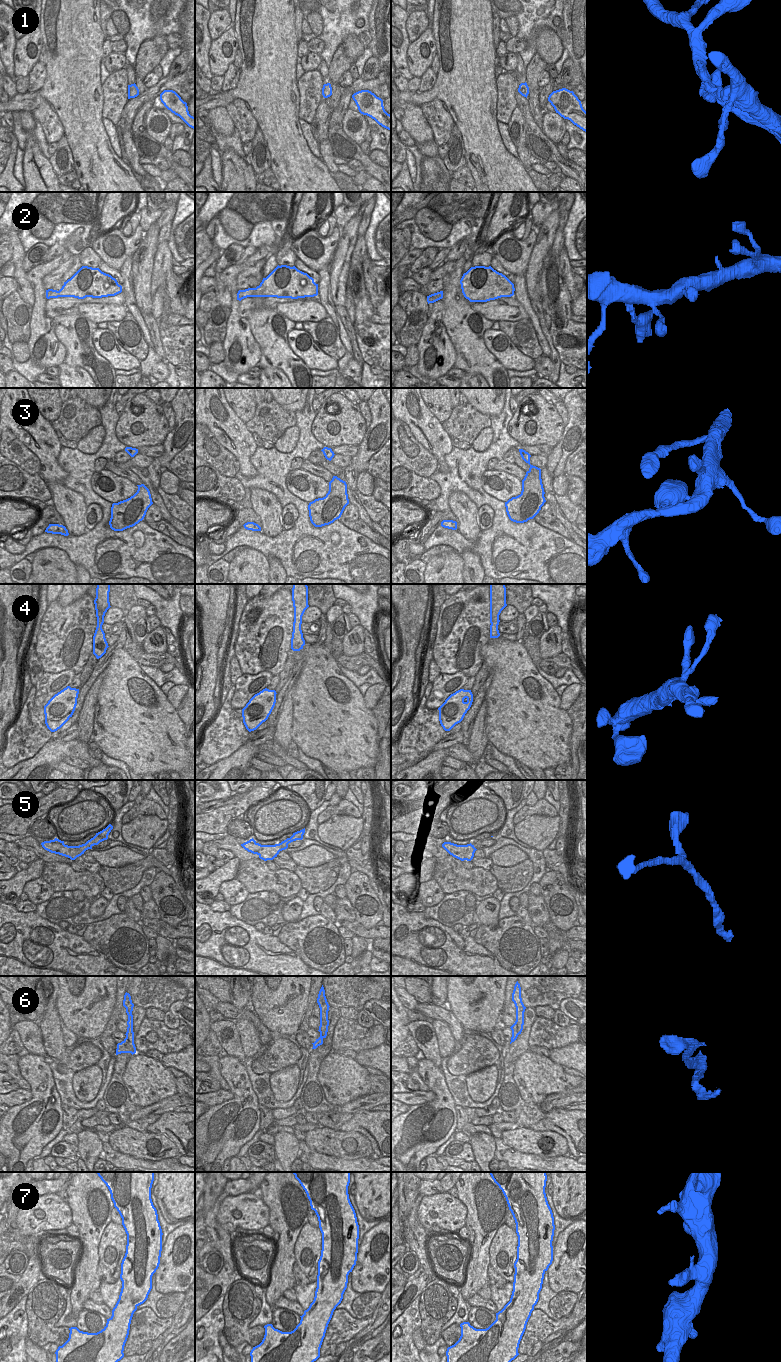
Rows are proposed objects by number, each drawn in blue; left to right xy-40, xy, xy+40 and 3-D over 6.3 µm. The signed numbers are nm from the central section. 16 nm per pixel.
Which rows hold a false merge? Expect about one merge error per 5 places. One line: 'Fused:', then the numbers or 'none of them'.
Fused: none of them

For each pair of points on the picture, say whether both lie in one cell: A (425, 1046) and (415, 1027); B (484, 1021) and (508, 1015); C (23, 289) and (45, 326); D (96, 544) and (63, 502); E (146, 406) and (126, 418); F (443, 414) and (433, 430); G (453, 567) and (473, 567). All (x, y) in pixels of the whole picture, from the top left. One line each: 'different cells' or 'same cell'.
A: same cell
B: different cells
C: different cells
D: different cells
E: same cell
F: different cells
G: different cells

